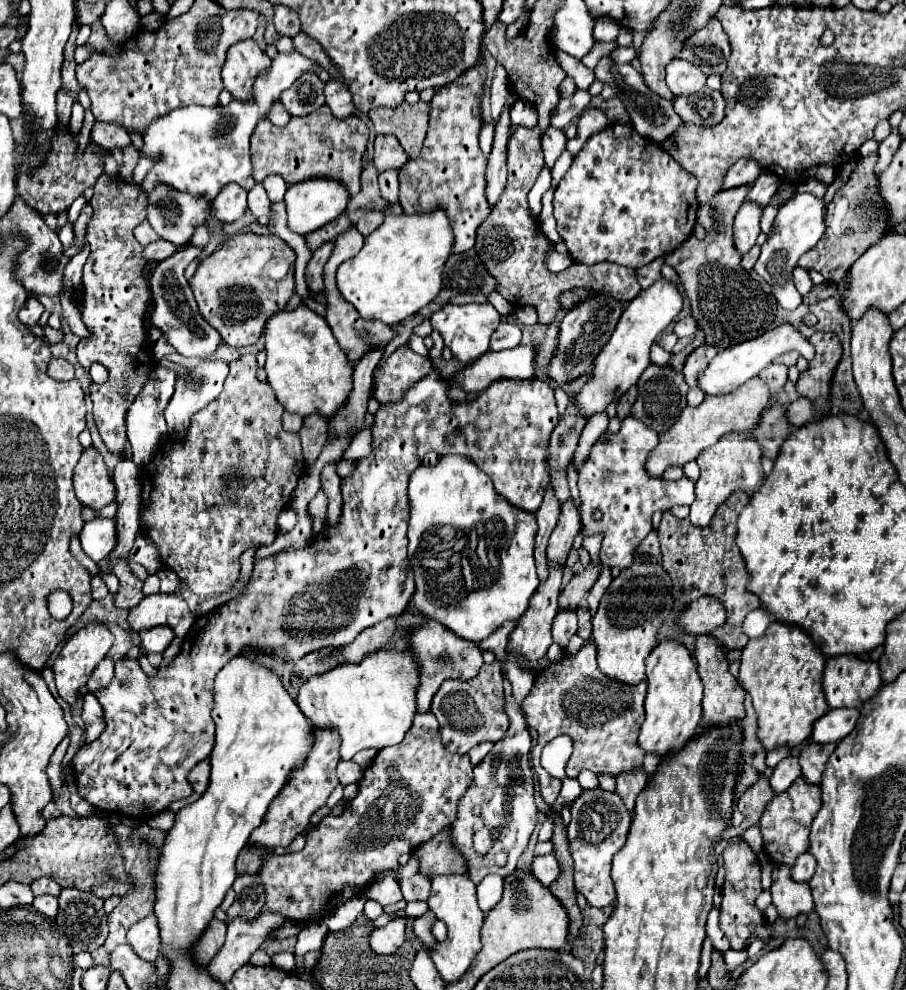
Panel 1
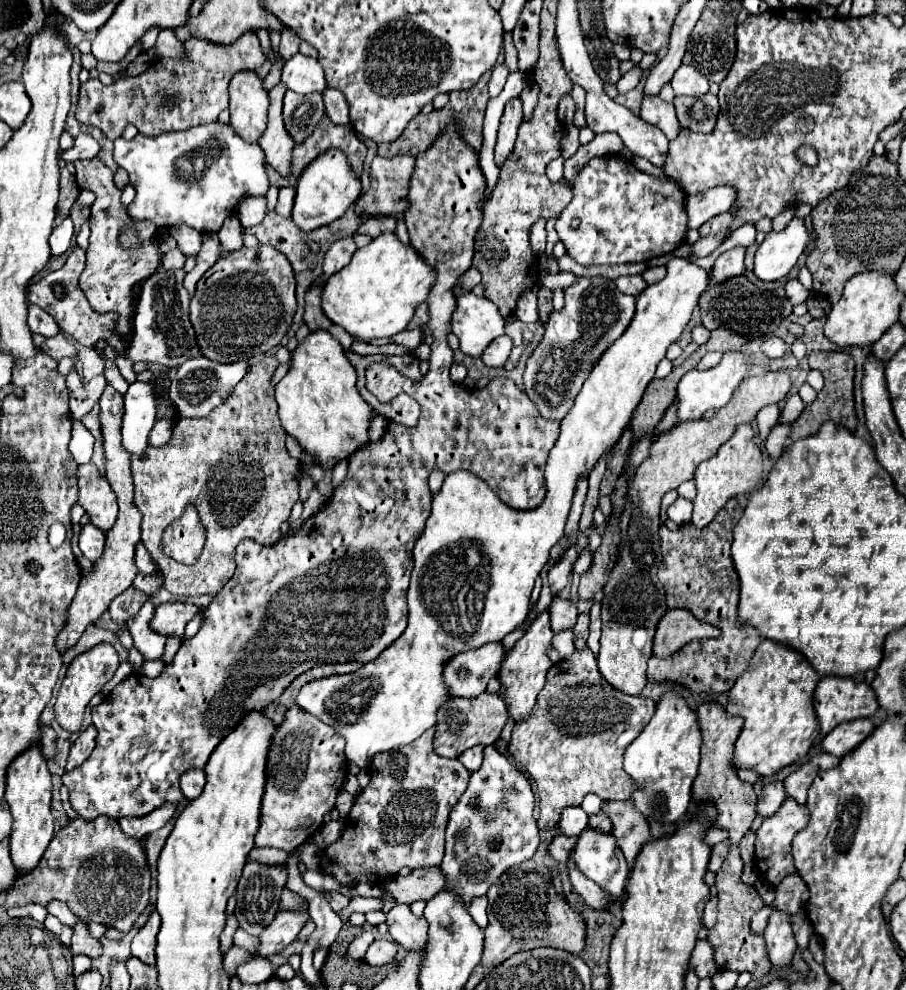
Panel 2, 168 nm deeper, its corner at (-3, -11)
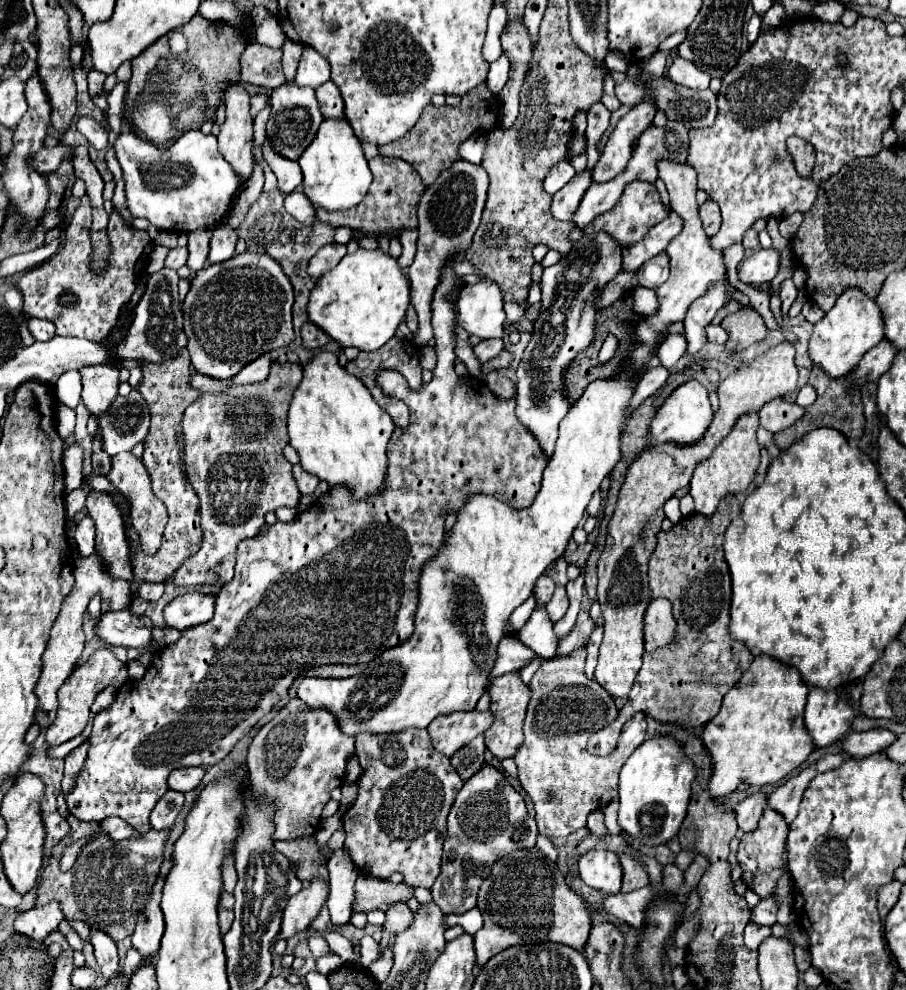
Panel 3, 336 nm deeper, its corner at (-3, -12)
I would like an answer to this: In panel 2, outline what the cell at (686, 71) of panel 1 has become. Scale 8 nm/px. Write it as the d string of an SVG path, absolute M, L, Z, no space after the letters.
M681 65L671 79L671 87L677 97L681 97L681 95L699 97L709 91L709 81L707 81L707 77L699 75L699 71L695 71L695 67Z

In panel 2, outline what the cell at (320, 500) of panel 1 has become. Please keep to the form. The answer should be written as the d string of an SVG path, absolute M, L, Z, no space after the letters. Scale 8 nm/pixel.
M311 331L299 345L295 351L291 351L291 367L287 371L287 375L279 381L279 385L275 387L275 399L279 405L279 419L283 429L293 435L299 445L313 453L317 457L317 461L323 465L325 469L325 479L317 485L319 493L323 497L322 506L325 501L331 497L333 487L331 487L331 469L339 459L349 459L357 449L361 449L367 443L367 427L369 427L369 419L375 415L373 407L359 395L357 387L357 373L351 367L351 361L347 359L345 351L341 349L339 341L335 341L327 331Z

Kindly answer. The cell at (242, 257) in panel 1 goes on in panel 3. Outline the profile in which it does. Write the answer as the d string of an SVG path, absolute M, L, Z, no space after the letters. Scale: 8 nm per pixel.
M243 252L223 264L199 270L183 302L183 330L193 368L209 378L227 380L259 356L287 346L295 334L291 324L293 288L279 264L261 252Z

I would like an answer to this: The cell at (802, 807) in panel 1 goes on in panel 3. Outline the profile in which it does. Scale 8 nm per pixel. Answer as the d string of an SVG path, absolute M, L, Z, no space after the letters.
M765 808L763 816L757 824L757 830L753 830L751 834L745 834L741 838L741 844L739 844L739 850L737 850L737 862L743 870L741 878L747 884L747 888L753 890L761 900L771 896L777 878L783 874L781 854L783 854L783 846L785 846L785 840L787 840L787 832L789 832L789 826L783 824L783 818L775 810Z

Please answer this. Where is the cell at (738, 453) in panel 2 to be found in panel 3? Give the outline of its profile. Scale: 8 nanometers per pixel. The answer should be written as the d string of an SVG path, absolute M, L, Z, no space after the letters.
M759 410L743 414L735 422L733 430L713 450L713 454L707 460L697 464L691 484L689 484L689 488L691 488L689 494L695 500L695 512L711 516L723 496L735 494L735 492L745 492L747 486L753 482L755 470L759 466L759 450L761 450L757 444L757 436L755 436L757 428L759 428Z

